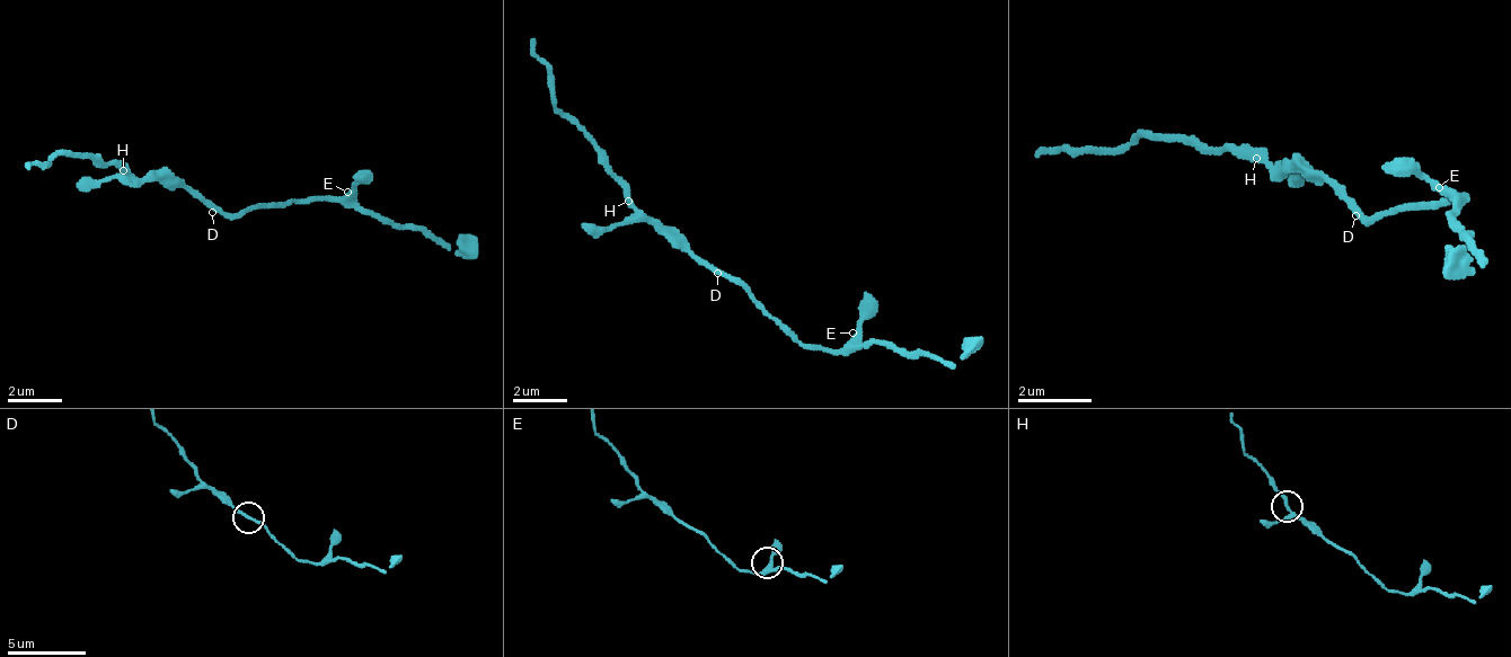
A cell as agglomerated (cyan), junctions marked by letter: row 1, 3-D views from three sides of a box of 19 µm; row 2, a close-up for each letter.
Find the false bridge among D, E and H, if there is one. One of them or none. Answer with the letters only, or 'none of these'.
none of these

